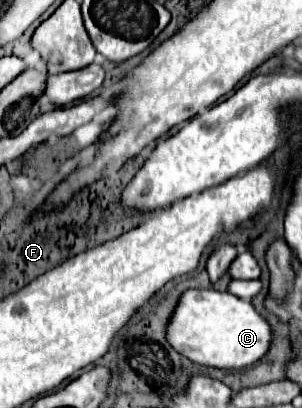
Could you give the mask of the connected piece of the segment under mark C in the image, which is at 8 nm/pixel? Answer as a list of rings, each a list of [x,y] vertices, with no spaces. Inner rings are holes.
[[[202,288],[180,294],[166,324],[166,340],[174,350],[178,350],[178,354],[196,364],[240,370],[252,366],[266,354],[268,342],[272,340],[272,330],[250,302],[244,302],[228,292]]]

